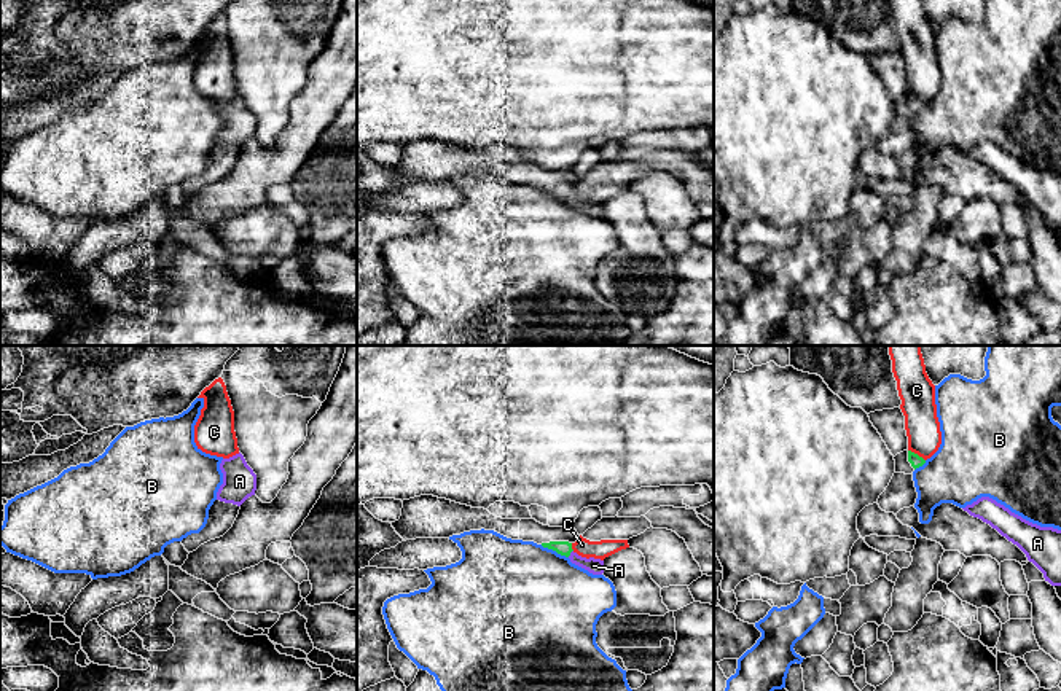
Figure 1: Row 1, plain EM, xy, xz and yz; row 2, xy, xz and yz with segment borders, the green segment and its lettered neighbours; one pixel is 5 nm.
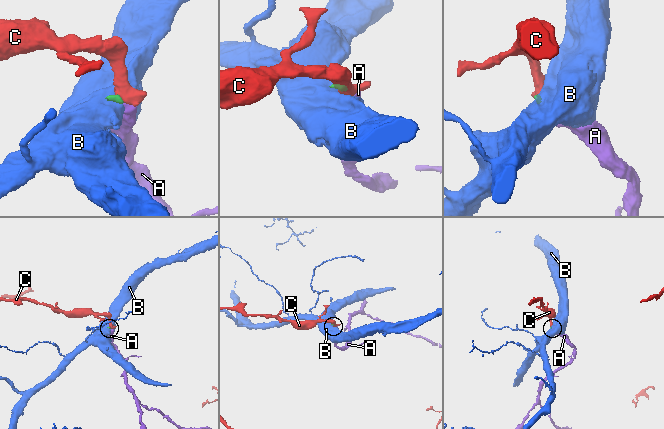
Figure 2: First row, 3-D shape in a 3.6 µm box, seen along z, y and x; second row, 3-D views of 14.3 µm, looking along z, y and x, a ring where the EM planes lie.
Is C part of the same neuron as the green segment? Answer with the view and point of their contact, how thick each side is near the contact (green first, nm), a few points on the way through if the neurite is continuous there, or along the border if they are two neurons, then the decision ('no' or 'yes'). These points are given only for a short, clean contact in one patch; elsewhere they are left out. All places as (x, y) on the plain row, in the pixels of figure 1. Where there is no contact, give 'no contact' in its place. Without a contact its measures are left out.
contact yz (916, 97); calibres 60 and 180 nm; border yz (908, 93), (924, 104); no

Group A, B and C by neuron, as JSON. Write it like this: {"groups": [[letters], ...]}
{"groups": [["A"], ["B"], ["C"]]}

